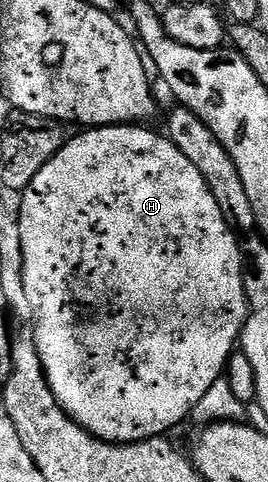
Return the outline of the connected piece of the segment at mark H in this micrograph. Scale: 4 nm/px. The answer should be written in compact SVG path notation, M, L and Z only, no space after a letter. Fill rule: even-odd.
M126 124L124 126L94 126L92 128L82 129L82 134L77 134L68 139L65 147L55 156L51 156L51 160L47 160L47 164L43 164L43 168L39 168L39 172L35 172L35 178L31 180L31 184L20 195L21 198L21 214L16 215L18 224L19 240L21 241L21 252L23 254L23 288L26 292L27 310L33 313L33 323L31 329L33 337L37 339L37 351L39 352L39 360L41 367L45 370L45 379L49 382L50 389L53 390L53 396L58 405L68 418L73 421L76 426L81 426L88 434L95 436L104 442L116 442L124 444L126 442L142 442L148 438L159 438L168 435L168 430L173 430L180 424L184 418L188 419L194 408L199 404L199 400L203 400L207 396L207 388L211 388L211 384L215 384L226 373L229 359L235 353L235 347L238 345L241 337L241 327L245 324L245 315L247 307L245 305L245 275L243 273L243 255L241 253L241 243L238 235L233 235L233 230L229 227L226 213L222 210L215 200L215 196L211 196L211 188L207 188L207 184L203 180L203 176L199 176L199 168L195 168L195 164L191 164L191 160L187 160L187 156L183 156L183 152L179 152L179 148L175 148L175 144L164 133L156 134L153 130L145 130L141 124Z

